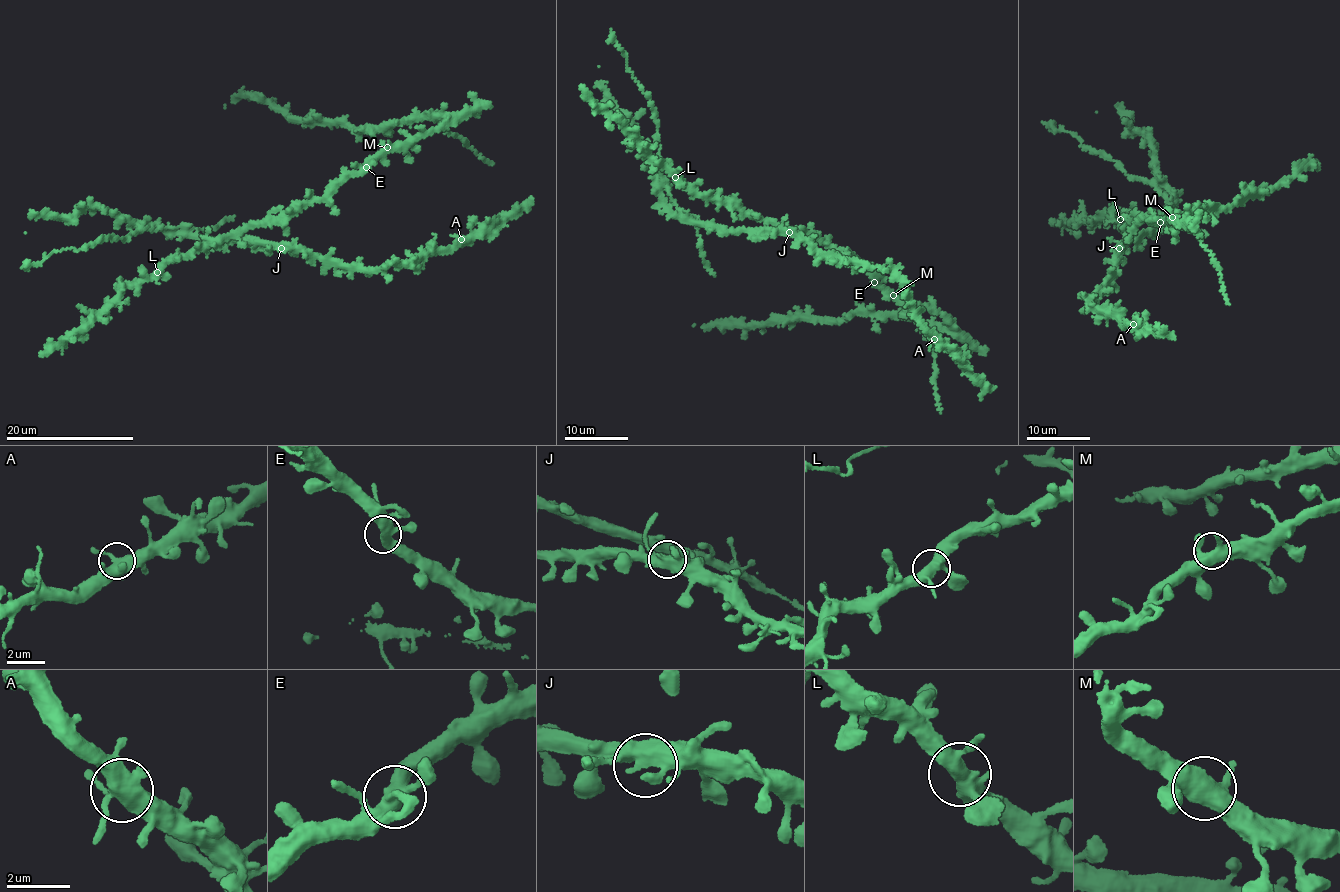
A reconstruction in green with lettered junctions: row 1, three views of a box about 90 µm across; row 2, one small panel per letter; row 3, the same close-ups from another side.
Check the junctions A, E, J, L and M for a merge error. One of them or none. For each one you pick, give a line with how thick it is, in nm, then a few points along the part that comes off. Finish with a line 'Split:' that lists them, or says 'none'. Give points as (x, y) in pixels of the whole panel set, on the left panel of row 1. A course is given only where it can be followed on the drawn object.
Split: none

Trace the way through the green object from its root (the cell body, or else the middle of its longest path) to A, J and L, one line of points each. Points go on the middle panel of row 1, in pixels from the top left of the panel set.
A: (849, 256), (799, 231), (796, 233), (809, 239), (820, 253), (892, 272), (904, 285), (914, 316), (934, 339)
J: (849, 256), (799, 231), (796, 236), (789, 232)
L: (849, 256), (697, 193), (675, 176)

